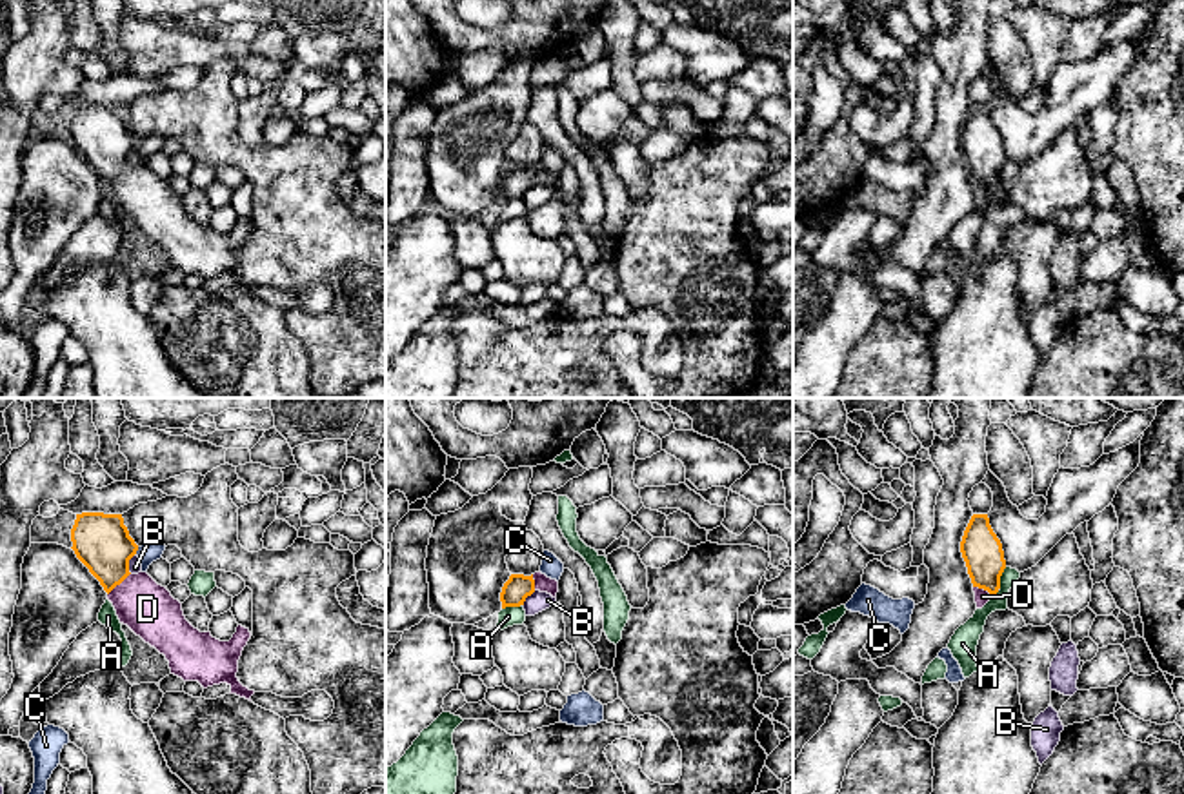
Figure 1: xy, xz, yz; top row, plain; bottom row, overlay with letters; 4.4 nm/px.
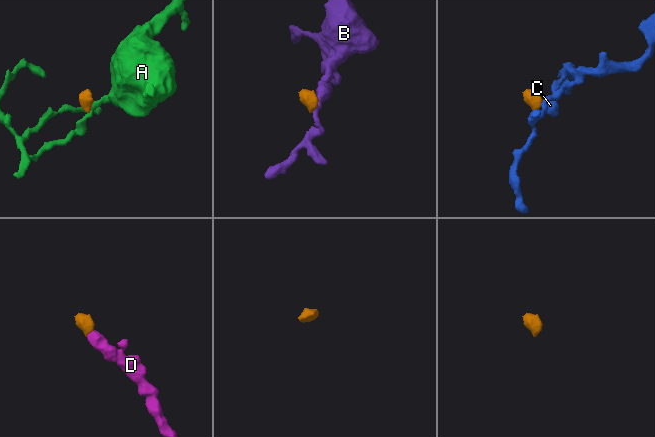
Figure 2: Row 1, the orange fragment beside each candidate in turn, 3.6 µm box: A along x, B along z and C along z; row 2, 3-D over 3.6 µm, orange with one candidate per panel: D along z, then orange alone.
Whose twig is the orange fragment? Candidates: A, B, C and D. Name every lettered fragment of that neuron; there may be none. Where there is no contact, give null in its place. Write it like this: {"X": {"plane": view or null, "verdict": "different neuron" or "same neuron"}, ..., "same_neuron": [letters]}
{"A": {"plane": "yz", "verdict": "different neuron"}, "B": {"plane": "xz", "verdict": "different neuron"}, "C": {"plane": "xy", "verdict": "different neuron"}, "D": {"plane": "xy", "verdict": "same neuron"}, "same_neuron": ["D"]}

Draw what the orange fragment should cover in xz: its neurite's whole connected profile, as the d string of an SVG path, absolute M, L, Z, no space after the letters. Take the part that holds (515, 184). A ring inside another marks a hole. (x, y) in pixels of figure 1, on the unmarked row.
M540 164L531 169L511 167L500 185L502 202L524 198L526 191L535 184L547 185L557 191L558 174L547 171Z

